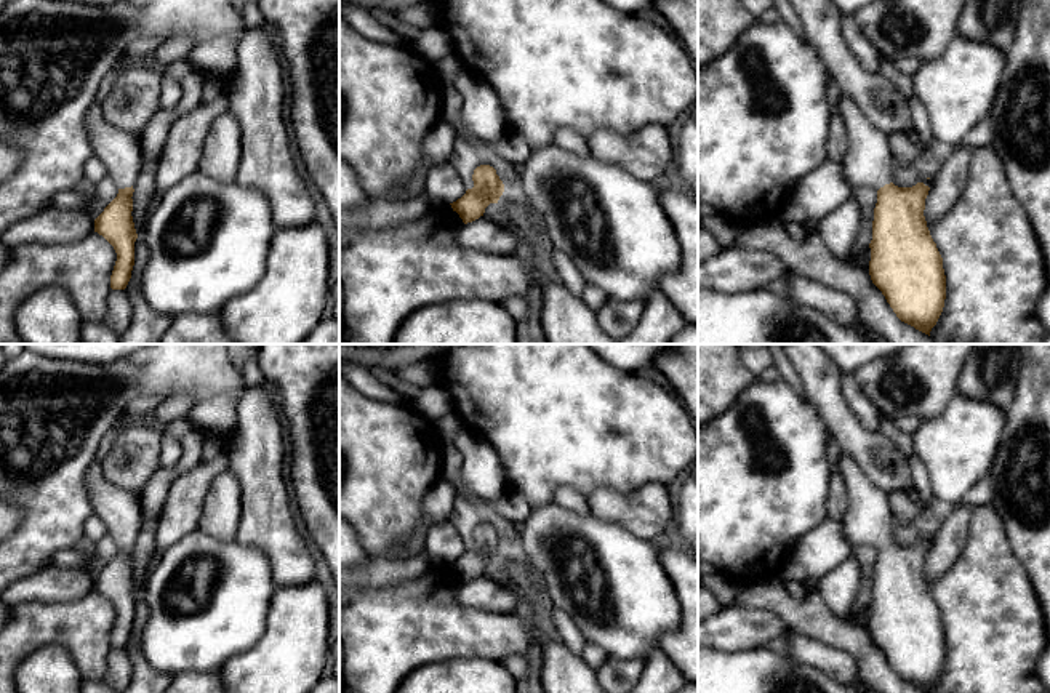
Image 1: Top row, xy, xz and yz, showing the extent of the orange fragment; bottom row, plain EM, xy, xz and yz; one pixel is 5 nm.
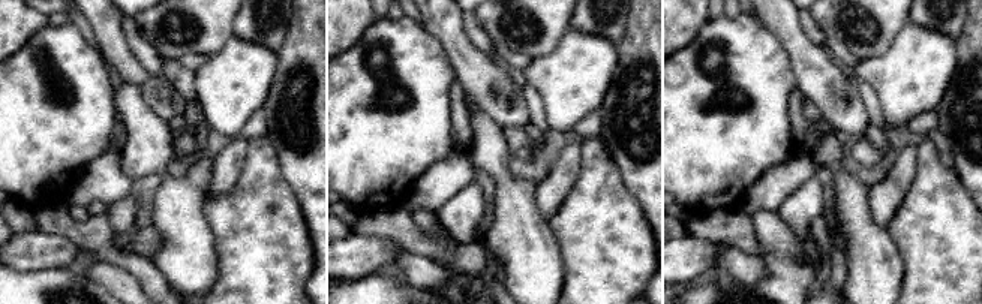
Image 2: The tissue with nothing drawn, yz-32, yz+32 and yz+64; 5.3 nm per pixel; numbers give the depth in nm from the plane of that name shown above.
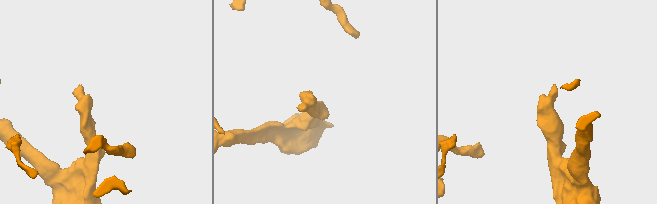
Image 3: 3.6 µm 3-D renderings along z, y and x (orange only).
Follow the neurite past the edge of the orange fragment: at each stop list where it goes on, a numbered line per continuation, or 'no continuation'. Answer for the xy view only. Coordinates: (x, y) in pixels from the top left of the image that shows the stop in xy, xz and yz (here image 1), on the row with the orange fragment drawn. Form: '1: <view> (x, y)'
1: xy (117, 149)

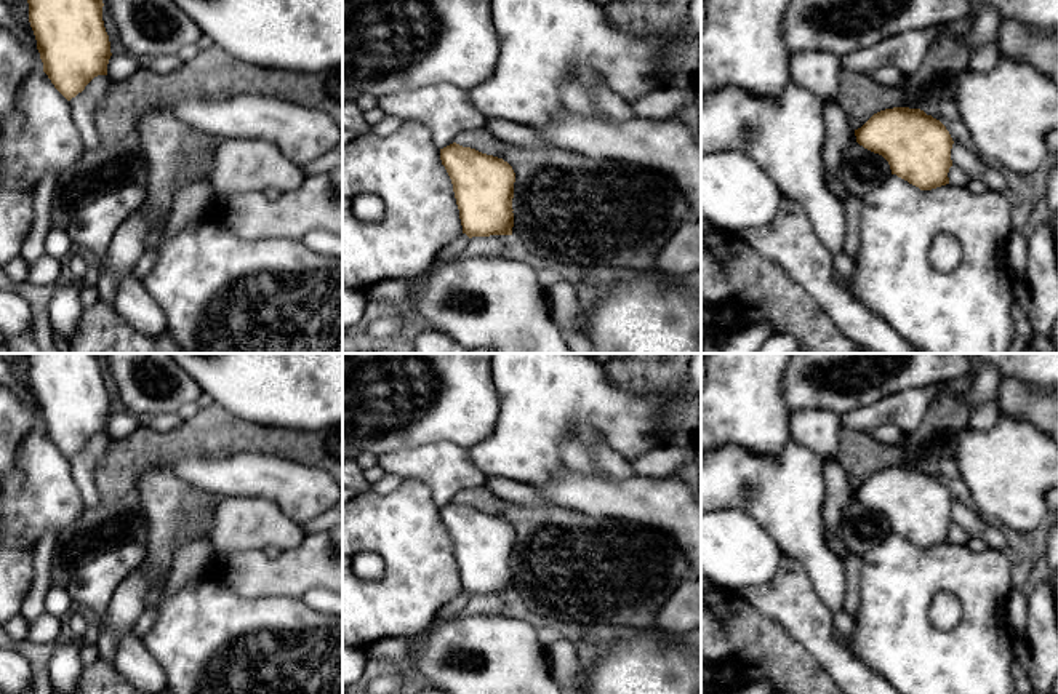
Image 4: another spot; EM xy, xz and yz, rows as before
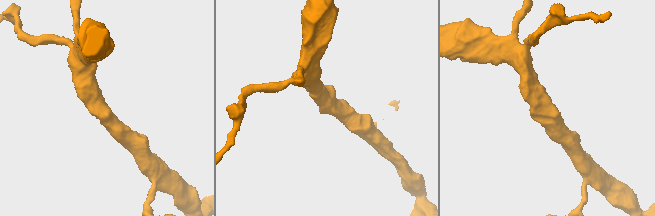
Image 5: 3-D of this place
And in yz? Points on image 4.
no continuation

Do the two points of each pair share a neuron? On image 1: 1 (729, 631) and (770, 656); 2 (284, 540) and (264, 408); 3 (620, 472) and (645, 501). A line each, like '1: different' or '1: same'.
1: different
2: same
3: different

